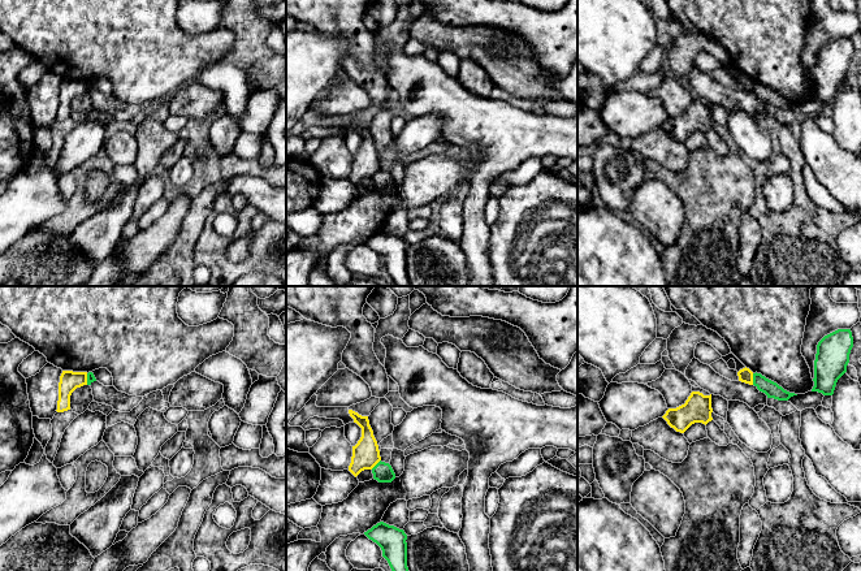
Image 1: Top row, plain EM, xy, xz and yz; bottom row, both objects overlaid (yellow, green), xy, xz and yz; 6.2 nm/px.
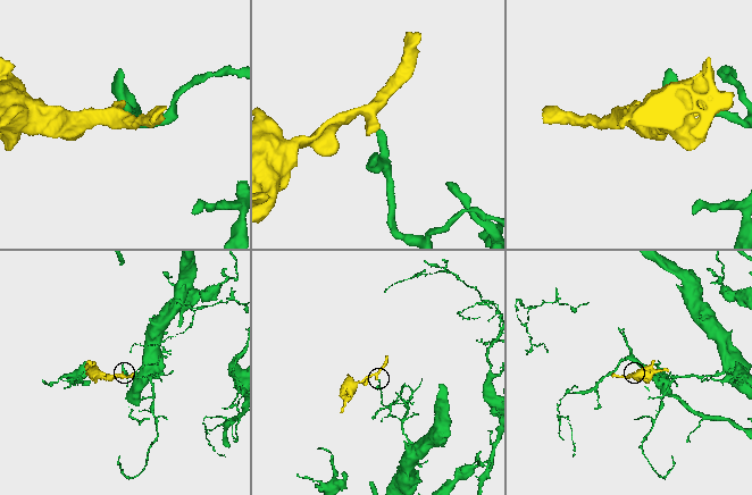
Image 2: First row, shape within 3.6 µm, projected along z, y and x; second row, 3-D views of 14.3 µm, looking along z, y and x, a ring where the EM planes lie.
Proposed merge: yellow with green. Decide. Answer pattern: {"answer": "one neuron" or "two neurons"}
{"answer": "two neurons"}

